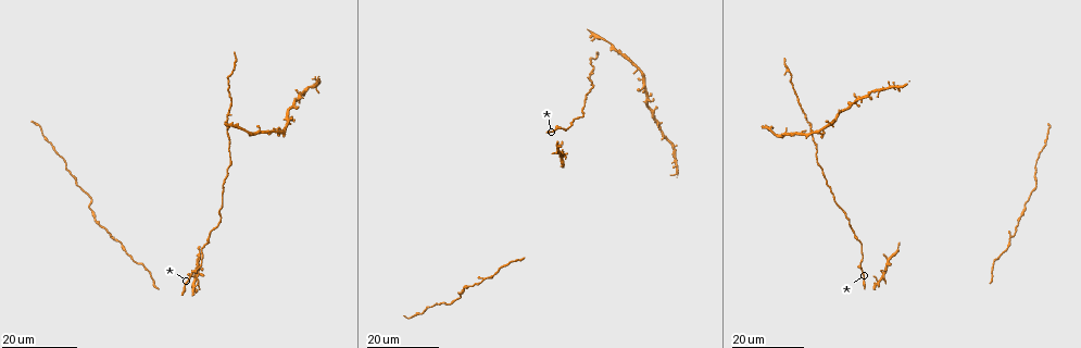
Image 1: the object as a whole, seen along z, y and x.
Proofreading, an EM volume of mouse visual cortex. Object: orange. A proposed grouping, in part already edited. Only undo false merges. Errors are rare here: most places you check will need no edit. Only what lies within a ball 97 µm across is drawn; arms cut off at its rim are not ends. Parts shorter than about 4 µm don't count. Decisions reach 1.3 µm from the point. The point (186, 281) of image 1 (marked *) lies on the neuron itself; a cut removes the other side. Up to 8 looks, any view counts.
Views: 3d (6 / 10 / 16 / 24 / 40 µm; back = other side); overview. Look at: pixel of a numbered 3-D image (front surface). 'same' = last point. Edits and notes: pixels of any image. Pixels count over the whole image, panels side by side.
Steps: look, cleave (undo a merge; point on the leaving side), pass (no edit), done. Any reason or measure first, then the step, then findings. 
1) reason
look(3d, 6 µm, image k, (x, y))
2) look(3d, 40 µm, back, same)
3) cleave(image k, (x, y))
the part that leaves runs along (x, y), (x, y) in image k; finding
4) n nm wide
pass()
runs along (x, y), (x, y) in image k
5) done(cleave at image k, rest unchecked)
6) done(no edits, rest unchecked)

four-way junction
look(3d, 16 µm, image 1, (885, 265))

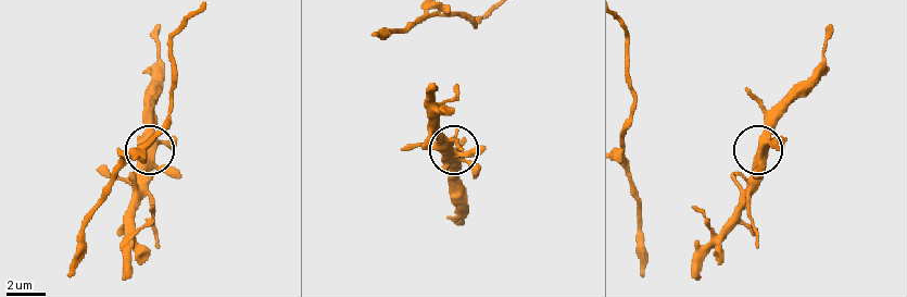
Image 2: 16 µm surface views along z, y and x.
look(3d, 6 µm, image 2, (760, 148))

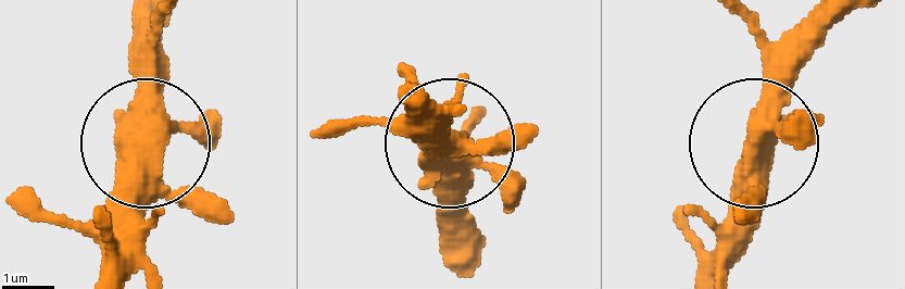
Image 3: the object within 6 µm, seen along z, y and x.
pass()
one neuron here

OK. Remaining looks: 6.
sudden change in width
look(3d, 24 µm, image 1, (897, 253))

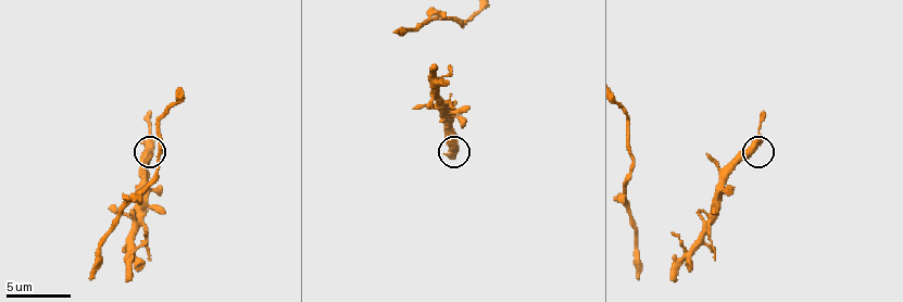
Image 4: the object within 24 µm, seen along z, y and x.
look(3d, 6 µm, image 4, (756, 144))

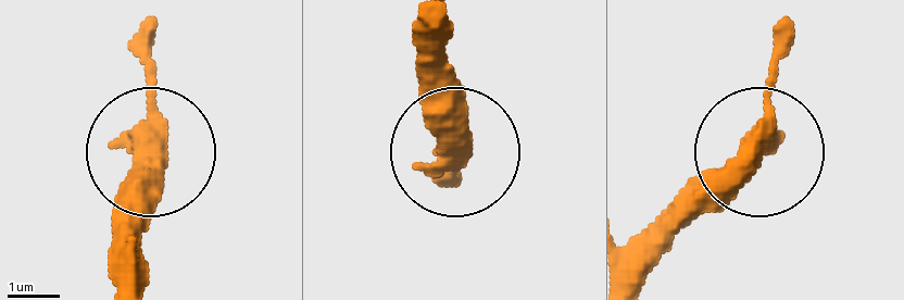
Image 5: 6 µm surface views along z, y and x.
pass()
all the same neuron

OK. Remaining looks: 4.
look(3d, 24 µm, image 1, (227, 113))

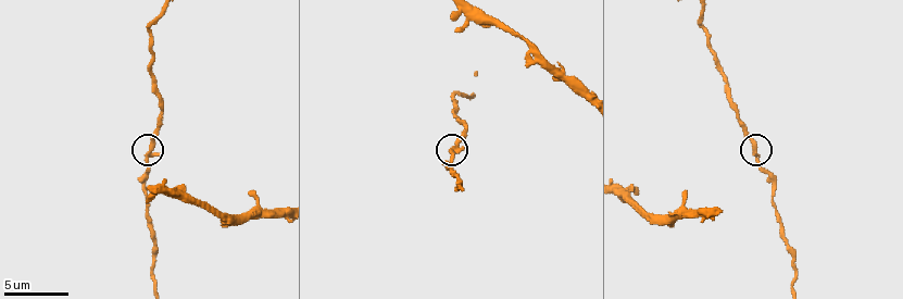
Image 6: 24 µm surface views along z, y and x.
look(3d, 6 µm, image 6, (461, 150))

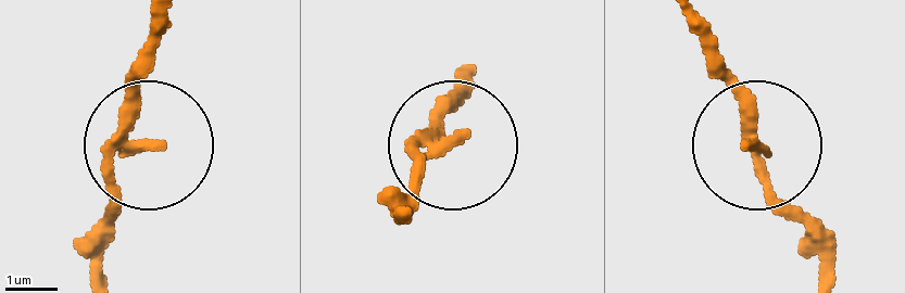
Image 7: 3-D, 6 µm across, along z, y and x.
look(3d, 6 µm, back, image 7, (751, 142))

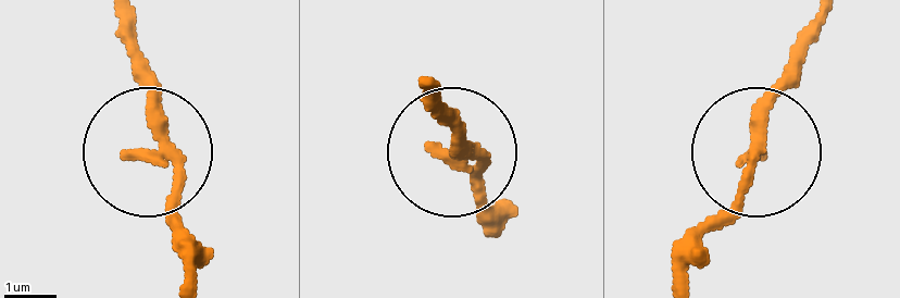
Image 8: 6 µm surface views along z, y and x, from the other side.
side arm 21 µm
pass()
runs along (189, 278), (138, 23) in image 8; all the same neuron

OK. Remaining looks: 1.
done(no edits, rest unchecked)

